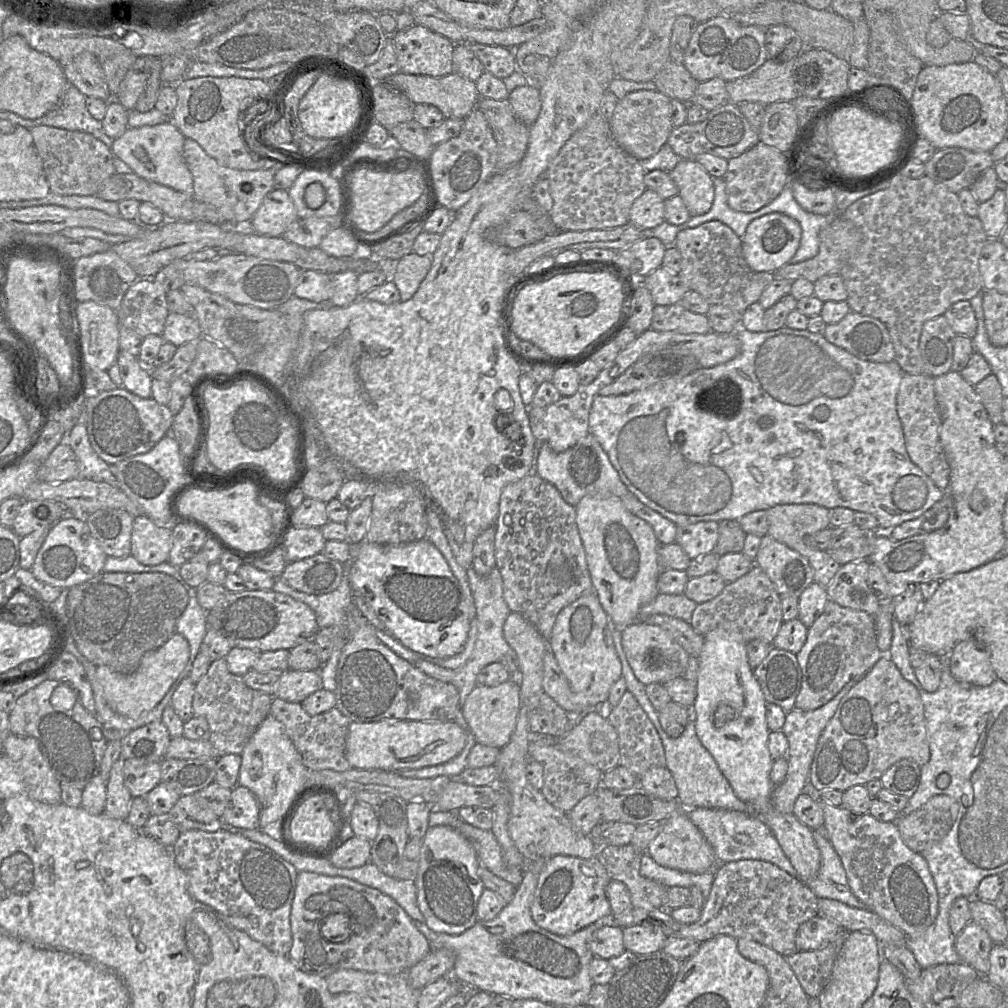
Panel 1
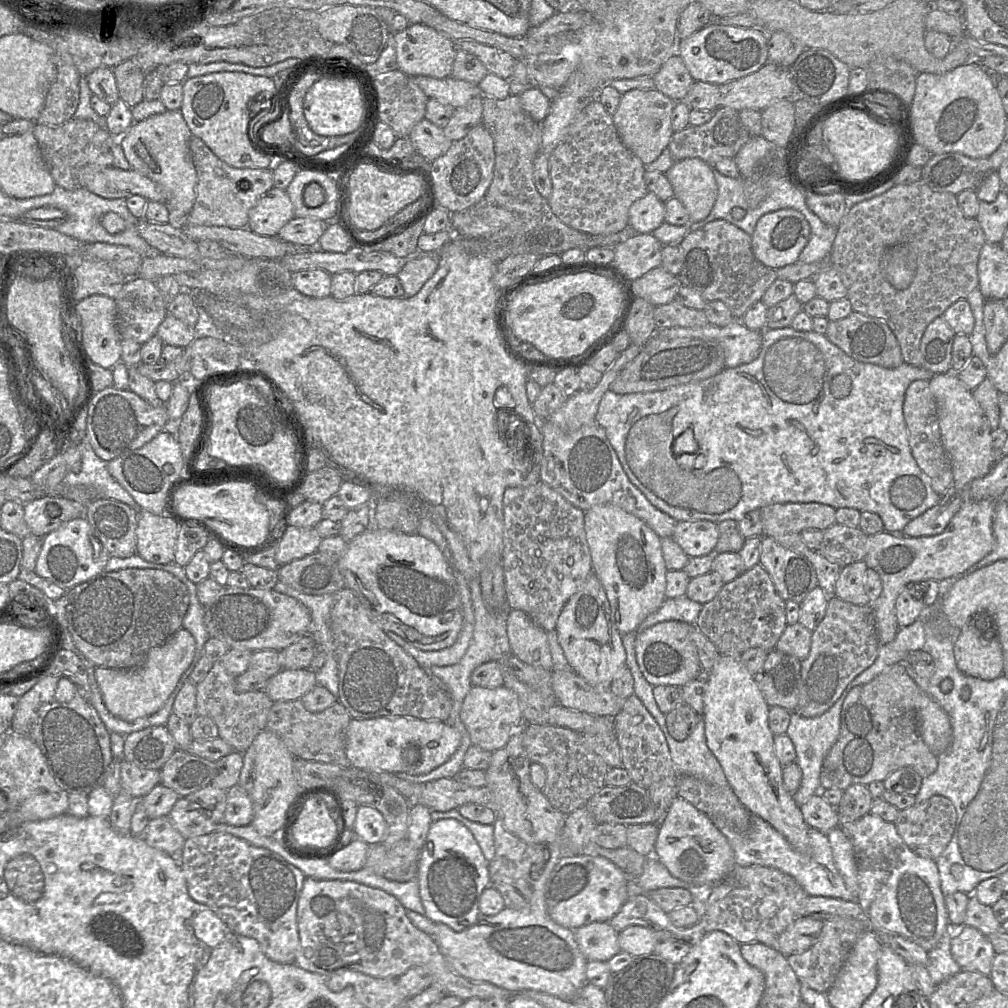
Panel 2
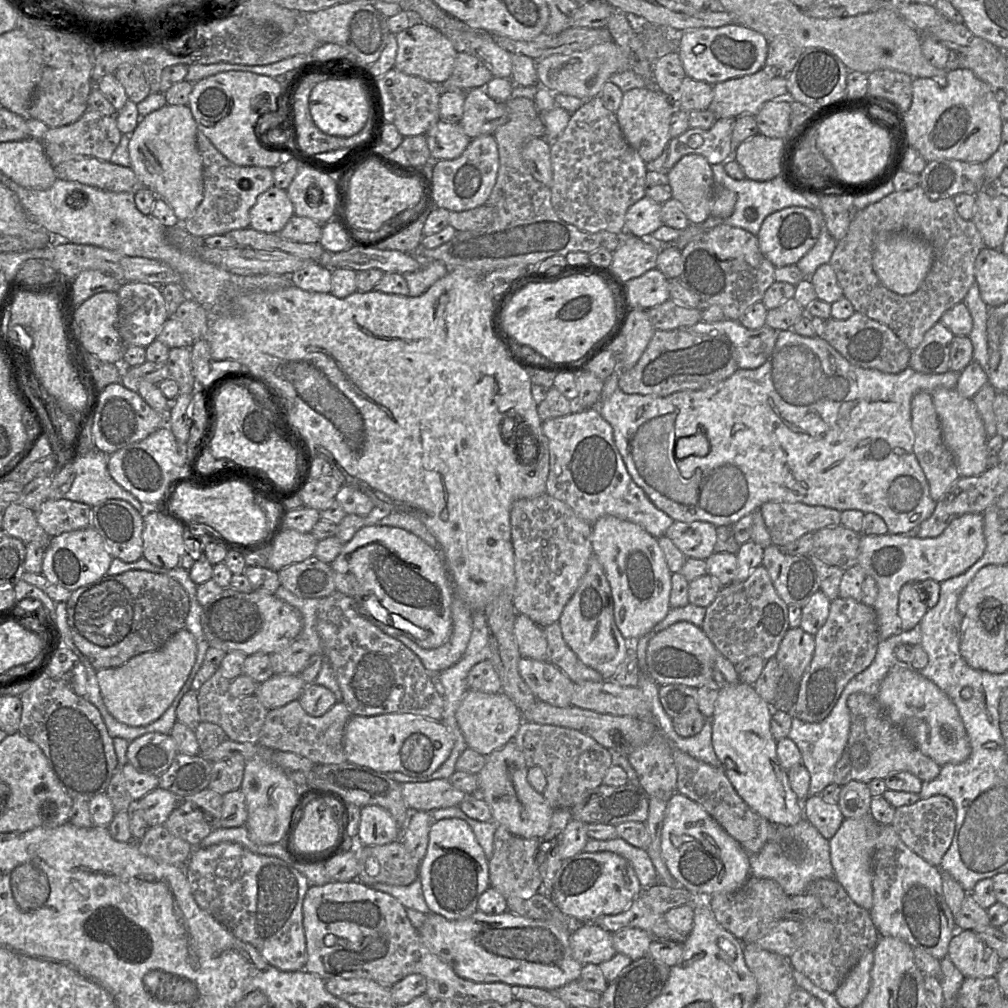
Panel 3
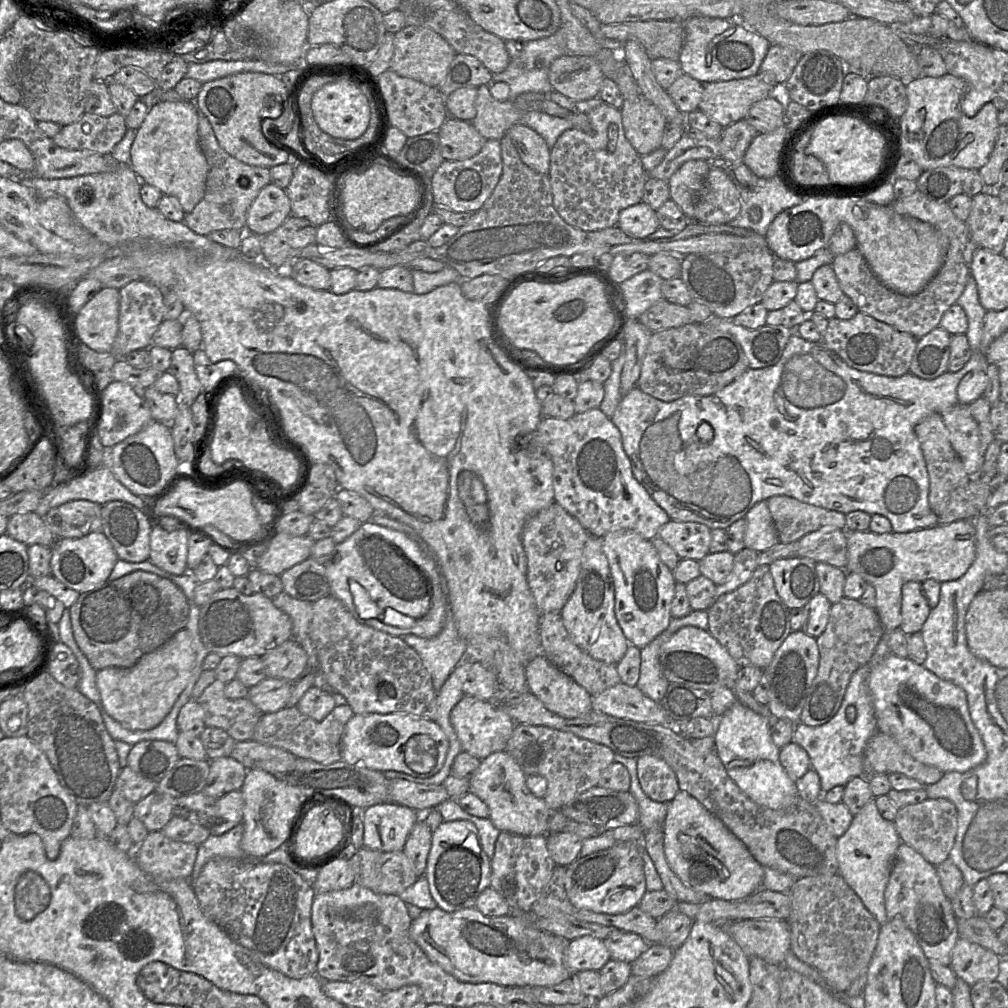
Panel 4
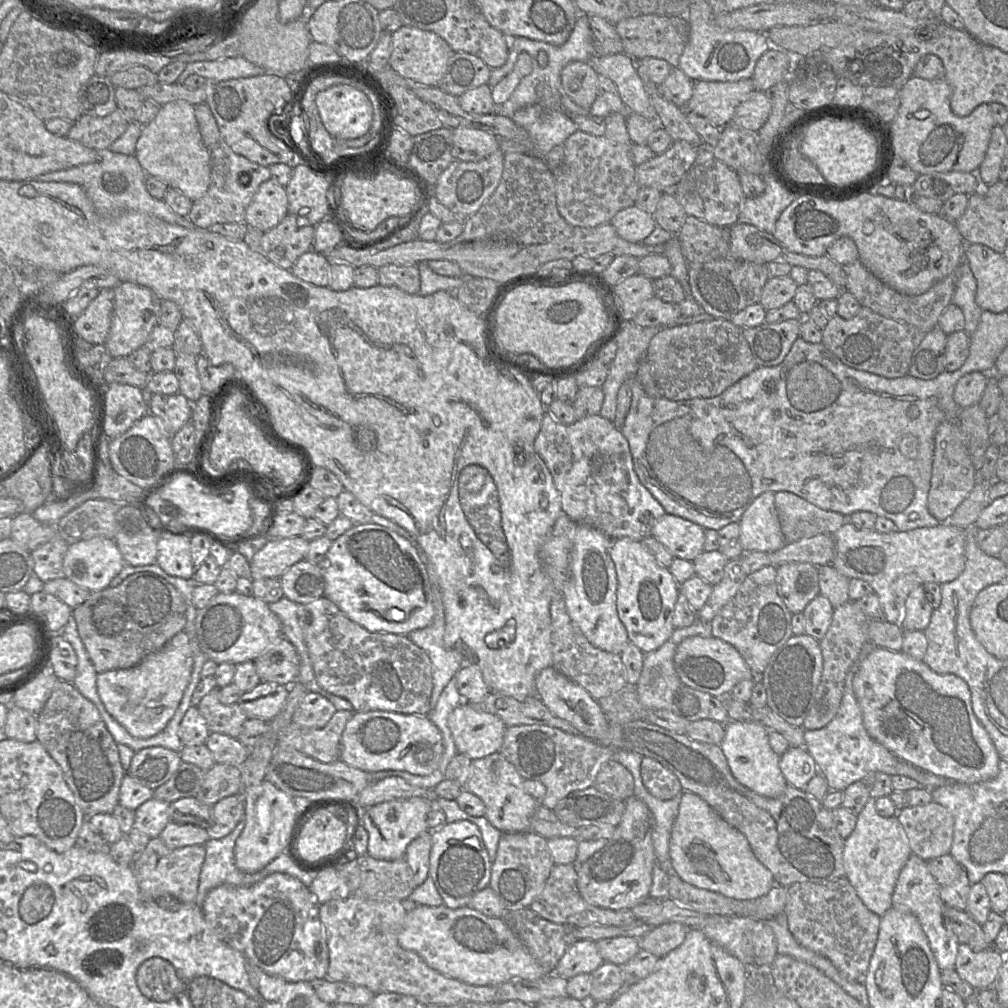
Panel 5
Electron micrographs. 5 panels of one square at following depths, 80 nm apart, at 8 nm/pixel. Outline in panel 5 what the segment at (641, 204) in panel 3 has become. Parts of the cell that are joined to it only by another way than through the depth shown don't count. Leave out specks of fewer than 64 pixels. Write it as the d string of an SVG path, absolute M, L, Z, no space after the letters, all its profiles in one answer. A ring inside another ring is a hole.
M636 205L621 209L611 219L618 235L629 242L642 242L656 227L653 214Z

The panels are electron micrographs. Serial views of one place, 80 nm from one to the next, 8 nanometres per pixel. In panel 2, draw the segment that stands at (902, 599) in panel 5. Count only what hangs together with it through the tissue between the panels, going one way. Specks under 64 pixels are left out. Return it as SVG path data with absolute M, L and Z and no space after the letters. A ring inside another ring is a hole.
M994 500L966 501L962 504L958 512L953 516L945 530L934 536L908 537L901 532L886 532L869 535L867 541L867 553L864 562L868 568L874 569L882 580L882 593L872 604L878 640L881 645L891 642L899 629L896 617L896 600L898 595L909 585L920 583L924 580L954 580L965 573L989 554L995 545L993 535Z

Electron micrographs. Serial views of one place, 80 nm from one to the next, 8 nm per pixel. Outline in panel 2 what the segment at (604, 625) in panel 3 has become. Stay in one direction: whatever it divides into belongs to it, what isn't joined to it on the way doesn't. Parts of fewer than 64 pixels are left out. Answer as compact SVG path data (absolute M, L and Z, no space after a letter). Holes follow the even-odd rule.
M592 572L562 608L555 628L570 669L592 686L610 686L626 667L622 634L613 621L605 589Z

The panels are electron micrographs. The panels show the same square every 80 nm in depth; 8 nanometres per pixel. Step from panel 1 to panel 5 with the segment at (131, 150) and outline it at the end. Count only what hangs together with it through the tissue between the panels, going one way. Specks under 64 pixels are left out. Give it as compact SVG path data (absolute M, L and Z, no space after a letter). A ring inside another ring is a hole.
M185 100L160 105L154 119L142 126L135 157L148 176L179 190L192 202L202 198L210 185L210 155L203 143L195 116L195 106Z

